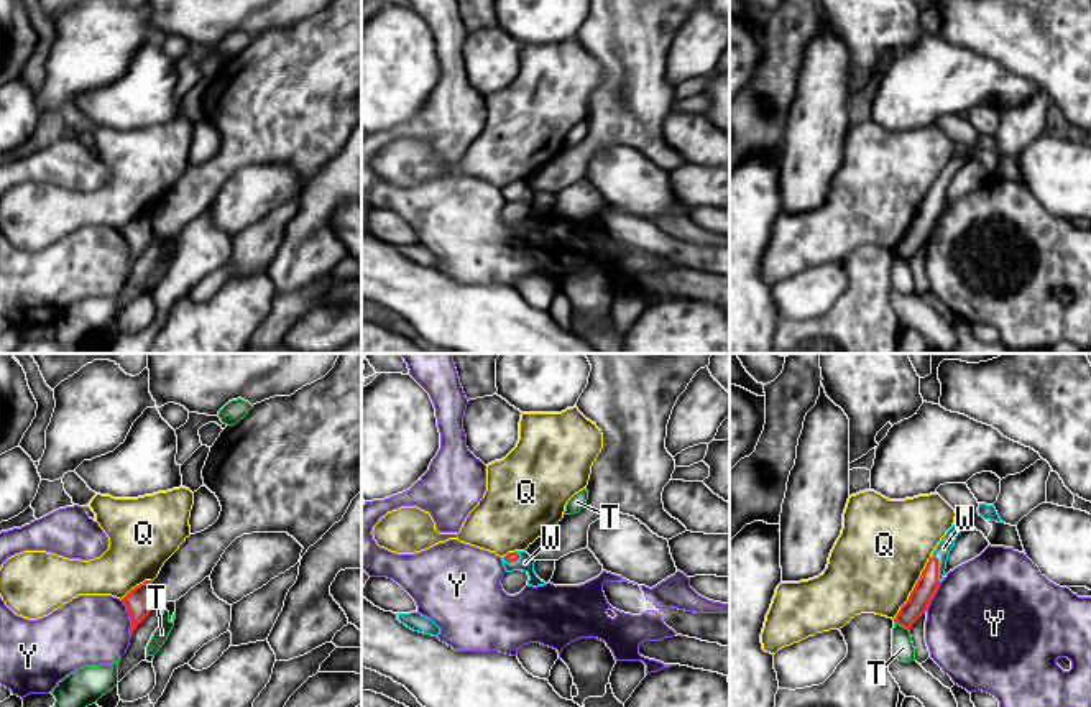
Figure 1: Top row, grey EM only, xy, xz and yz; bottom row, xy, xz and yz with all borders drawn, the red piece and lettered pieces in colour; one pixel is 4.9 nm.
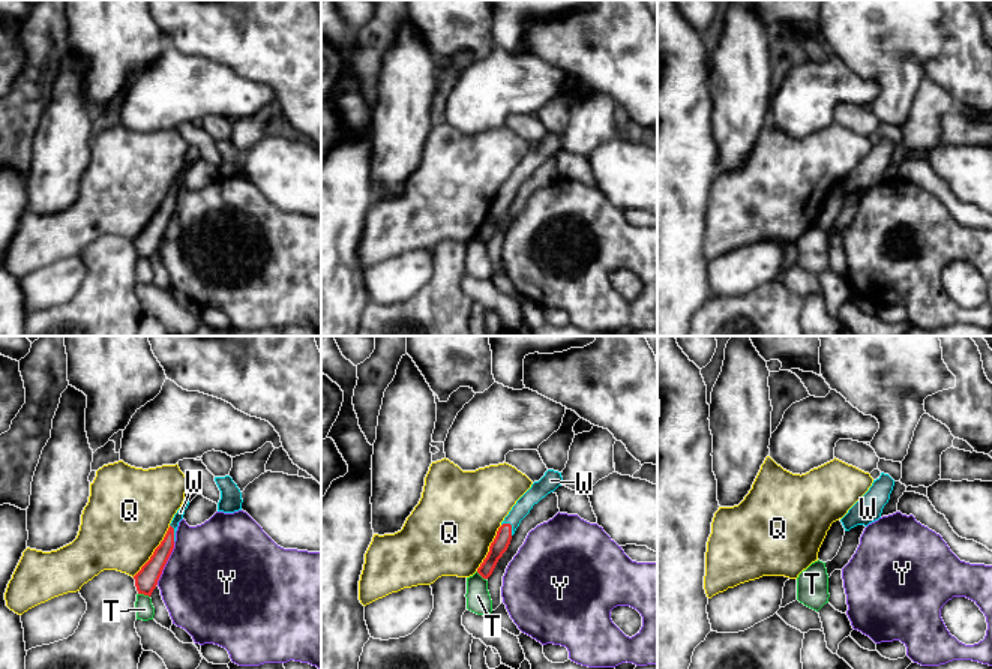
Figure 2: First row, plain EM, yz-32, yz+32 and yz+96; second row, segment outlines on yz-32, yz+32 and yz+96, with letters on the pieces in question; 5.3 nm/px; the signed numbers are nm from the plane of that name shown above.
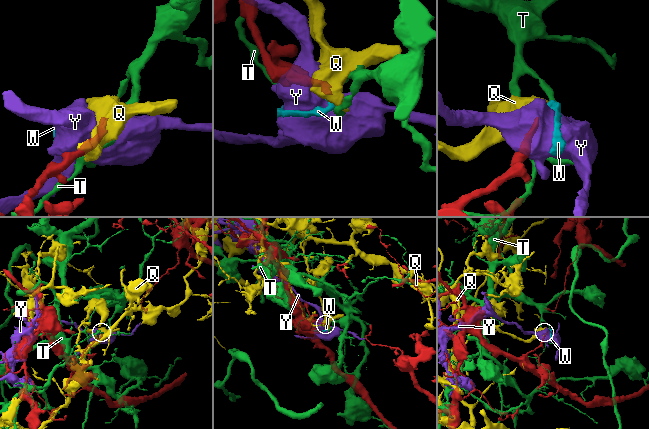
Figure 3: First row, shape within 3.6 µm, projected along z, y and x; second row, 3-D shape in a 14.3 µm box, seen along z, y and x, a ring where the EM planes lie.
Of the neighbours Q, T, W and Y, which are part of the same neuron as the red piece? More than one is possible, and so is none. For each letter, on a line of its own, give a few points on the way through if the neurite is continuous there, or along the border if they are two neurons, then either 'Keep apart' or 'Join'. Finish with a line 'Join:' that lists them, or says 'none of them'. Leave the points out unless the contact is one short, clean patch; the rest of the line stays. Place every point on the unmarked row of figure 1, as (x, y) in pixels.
Q: Boundary: yz (930, 188), (909, 231), (893, 250). Keep apart
T: Keep apart
W: Path across: yz (925, 219), (937, 199), (943, 180). Join
Y: Keep apart
Join: W

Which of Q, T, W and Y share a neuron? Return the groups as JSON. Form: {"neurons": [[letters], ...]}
{"neurons": [["Q"], ["T"], ["W"], ["Y"]]}

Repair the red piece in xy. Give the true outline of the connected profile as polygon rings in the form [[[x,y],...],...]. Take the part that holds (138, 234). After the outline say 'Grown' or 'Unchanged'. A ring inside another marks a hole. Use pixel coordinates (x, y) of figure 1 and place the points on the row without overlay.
[[[145,212],[143,215],[131,220],[123,230],[123,237],[130,247],[130,266],[136,261],[136,258],[150,247],[153,242],[153,229],[151,229],[151,212]]]. Unchanged

